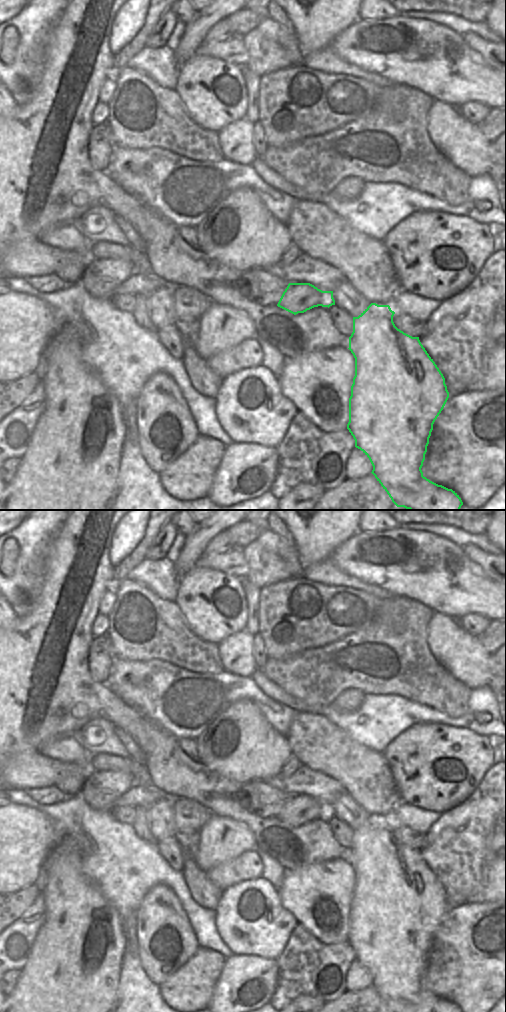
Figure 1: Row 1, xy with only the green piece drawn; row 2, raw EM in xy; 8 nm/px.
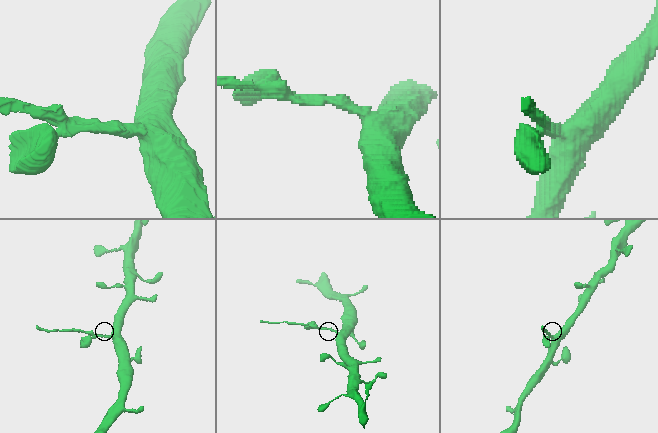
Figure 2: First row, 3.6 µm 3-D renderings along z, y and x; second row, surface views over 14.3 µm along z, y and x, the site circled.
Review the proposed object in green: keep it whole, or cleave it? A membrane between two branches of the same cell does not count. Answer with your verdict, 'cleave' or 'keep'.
cleave

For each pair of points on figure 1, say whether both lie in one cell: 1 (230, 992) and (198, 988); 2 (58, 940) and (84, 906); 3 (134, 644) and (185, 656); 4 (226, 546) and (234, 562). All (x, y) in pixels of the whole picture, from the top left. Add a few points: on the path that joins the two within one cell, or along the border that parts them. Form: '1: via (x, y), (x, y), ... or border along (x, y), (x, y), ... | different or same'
1: border along (222, 968), (215, 984), (213, 995), (209, 1001) | different
2: via (66, 932), (77, 921), (77, 914) | same
3: via (147, 644), (172, 644) | same
4: border along (234, 548), (227, 552), (206, 555) | different

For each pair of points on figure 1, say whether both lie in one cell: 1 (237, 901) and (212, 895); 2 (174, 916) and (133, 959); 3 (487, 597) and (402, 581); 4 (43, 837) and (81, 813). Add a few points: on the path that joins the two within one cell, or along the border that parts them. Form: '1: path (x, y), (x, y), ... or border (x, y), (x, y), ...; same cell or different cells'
1: border (223, 891), (214, 910); different cells
2: border (137, 942), (140, 963), (147, 976); different cells
3: path (466, 591), (451, 590), (442, 581), (423, 581); same cell
4: border (40, 811), (52, 822), (55, 840); different cells

